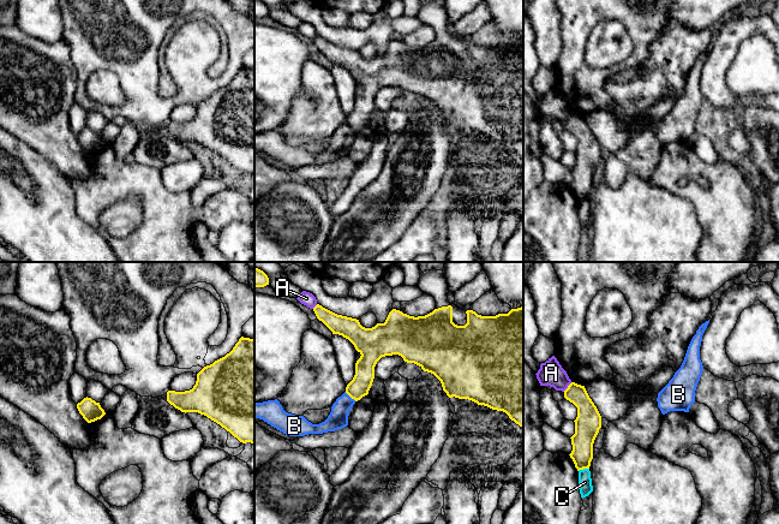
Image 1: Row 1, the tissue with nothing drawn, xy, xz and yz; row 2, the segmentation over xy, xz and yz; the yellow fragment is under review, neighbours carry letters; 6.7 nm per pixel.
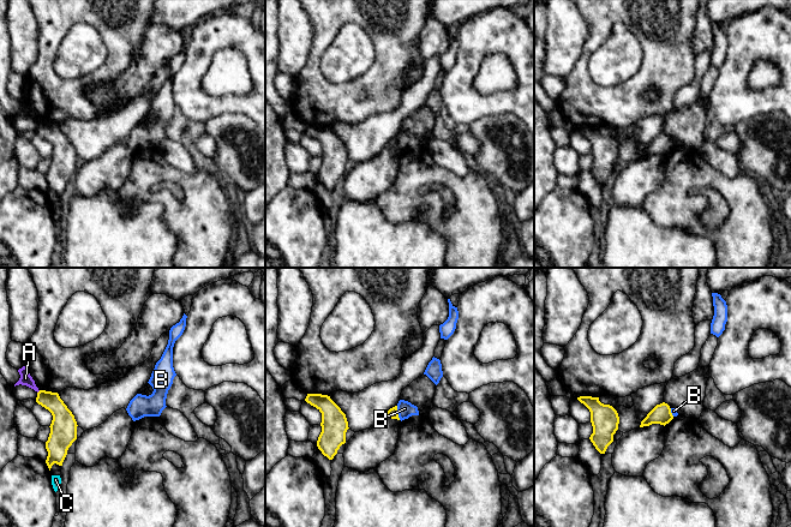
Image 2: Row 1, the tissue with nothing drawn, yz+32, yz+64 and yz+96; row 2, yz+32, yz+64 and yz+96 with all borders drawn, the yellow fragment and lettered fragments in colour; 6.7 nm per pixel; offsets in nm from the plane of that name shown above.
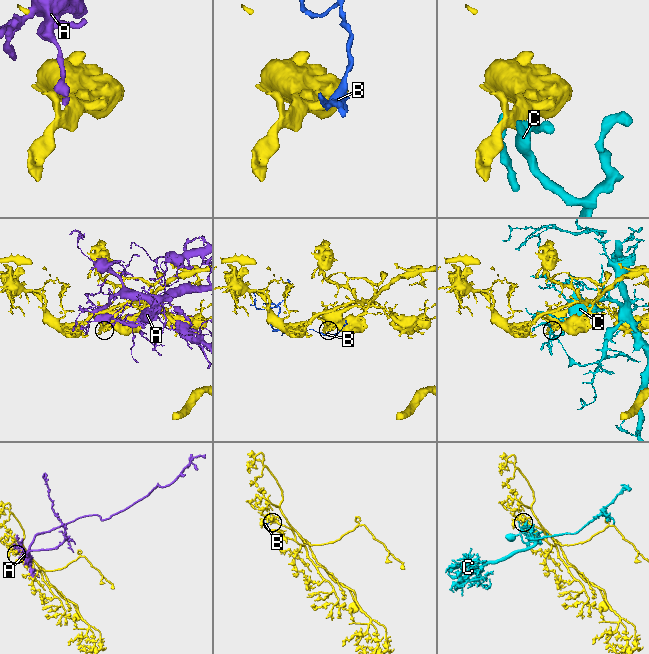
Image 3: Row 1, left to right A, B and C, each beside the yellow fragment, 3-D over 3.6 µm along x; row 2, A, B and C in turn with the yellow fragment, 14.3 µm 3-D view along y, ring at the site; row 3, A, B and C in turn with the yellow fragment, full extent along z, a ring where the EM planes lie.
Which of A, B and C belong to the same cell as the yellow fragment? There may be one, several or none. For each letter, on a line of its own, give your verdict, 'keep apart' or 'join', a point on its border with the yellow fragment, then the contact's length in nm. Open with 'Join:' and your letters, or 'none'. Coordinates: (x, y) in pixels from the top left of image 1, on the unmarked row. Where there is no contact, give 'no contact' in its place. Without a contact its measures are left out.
Join: none
A: keep apart; contact yz (568, 118); length 90 nm
B: keep apart; contact xz (351, 127); length 100 nm
C: keep apart; contact yz (582, 200); length 80 nm

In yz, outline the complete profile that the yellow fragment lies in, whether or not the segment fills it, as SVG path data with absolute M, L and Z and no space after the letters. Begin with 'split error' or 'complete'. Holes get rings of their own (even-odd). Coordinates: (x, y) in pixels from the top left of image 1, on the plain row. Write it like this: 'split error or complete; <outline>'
complete; M571 113L564 121L564 129L577 138L577 148L574 151L575 165L570 168L573 181L569 186L577 202L589 200L593 174L601 159L601 147L585 117Z

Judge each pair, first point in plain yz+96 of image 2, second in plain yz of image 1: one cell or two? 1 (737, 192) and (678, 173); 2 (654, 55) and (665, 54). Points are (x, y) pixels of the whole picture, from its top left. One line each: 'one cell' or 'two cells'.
1: one cell
2: two cells

